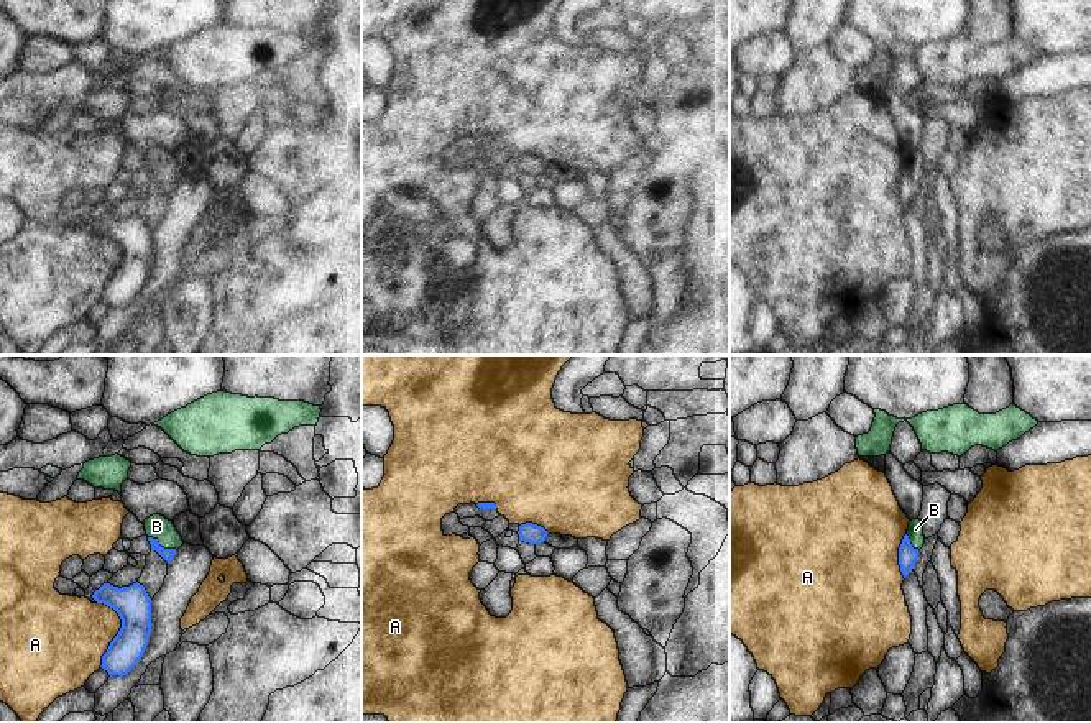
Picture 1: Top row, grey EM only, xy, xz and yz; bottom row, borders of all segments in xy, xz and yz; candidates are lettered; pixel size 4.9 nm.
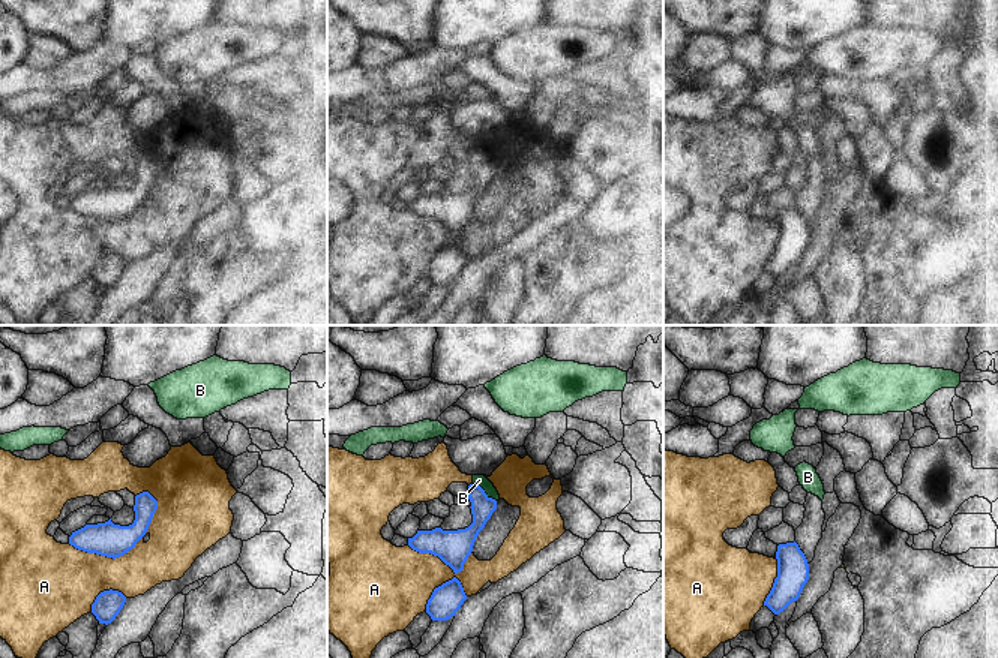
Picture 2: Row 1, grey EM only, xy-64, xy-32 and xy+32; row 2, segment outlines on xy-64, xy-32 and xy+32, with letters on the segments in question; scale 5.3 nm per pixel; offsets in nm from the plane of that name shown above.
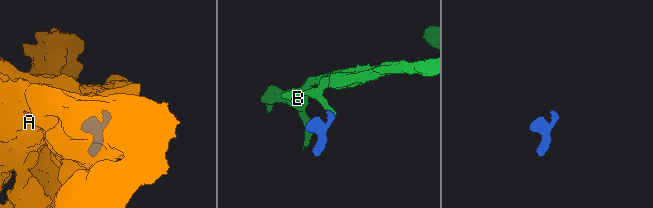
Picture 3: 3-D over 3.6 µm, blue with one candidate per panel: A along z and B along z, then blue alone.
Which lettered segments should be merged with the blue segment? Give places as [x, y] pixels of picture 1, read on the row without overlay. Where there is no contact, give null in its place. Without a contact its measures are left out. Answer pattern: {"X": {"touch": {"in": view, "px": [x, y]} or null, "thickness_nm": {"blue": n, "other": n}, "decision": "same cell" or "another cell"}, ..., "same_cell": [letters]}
{"A": {"touch": {"in": "xy", "px": [119, 263]}, "thickness_nm": {"blue": 170, "other": 380}, "decision": "another cell"}, "B": {"touch": {"in": "xy", "px": [163, 179]}, "thickness_nm": {"blue": 60, "other": 120}, "decision": "same cell"}, "same_cell": ["B"]}

